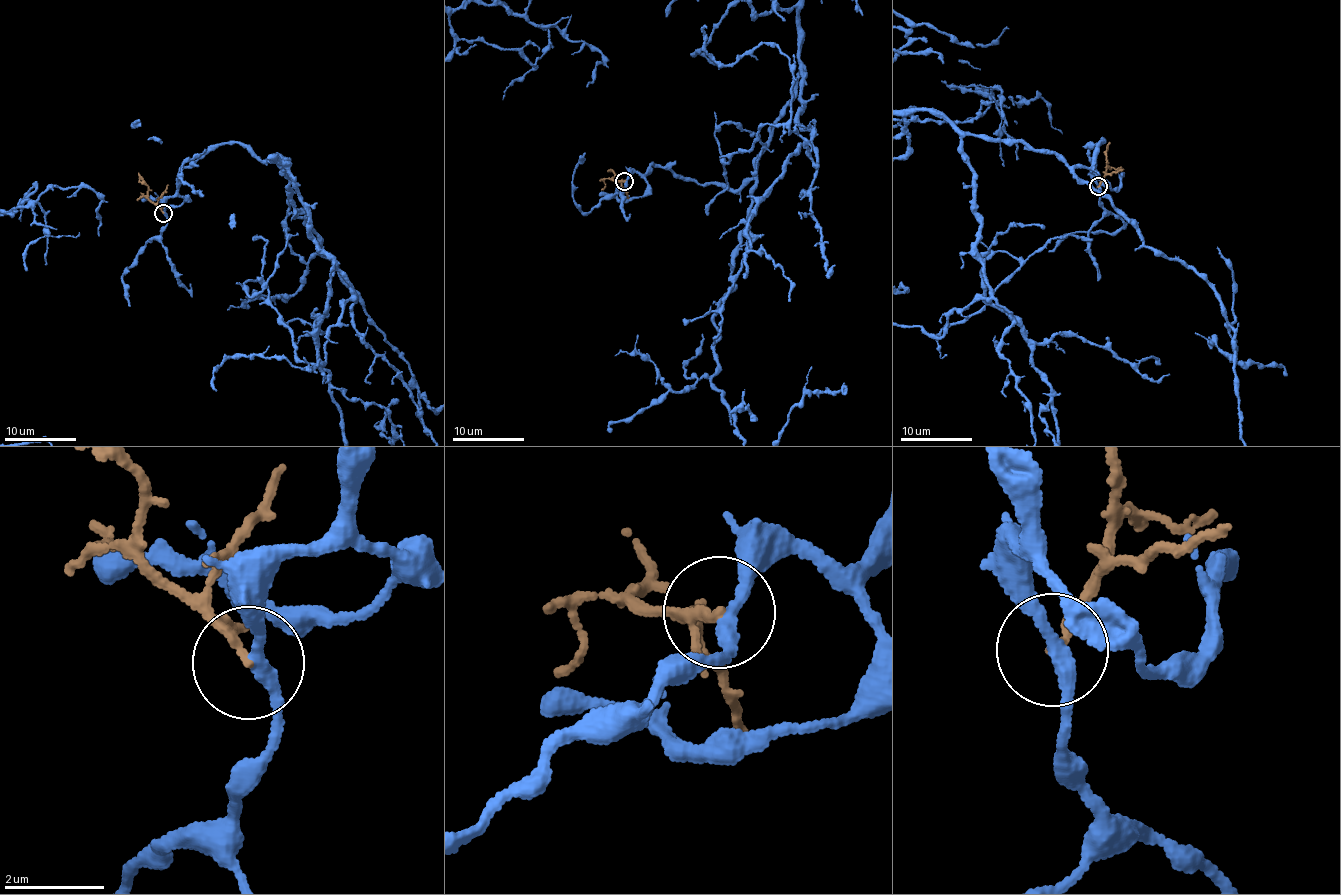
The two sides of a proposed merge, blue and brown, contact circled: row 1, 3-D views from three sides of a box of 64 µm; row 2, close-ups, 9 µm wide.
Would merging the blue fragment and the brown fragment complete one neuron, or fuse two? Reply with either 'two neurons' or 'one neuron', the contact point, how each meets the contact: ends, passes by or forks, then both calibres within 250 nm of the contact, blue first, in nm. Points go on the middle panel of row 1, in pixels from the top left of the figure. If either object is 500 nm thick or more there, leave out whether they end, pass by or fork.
two neurons | (624, 181) | blue passes by | brown ends | 280/170 nm

